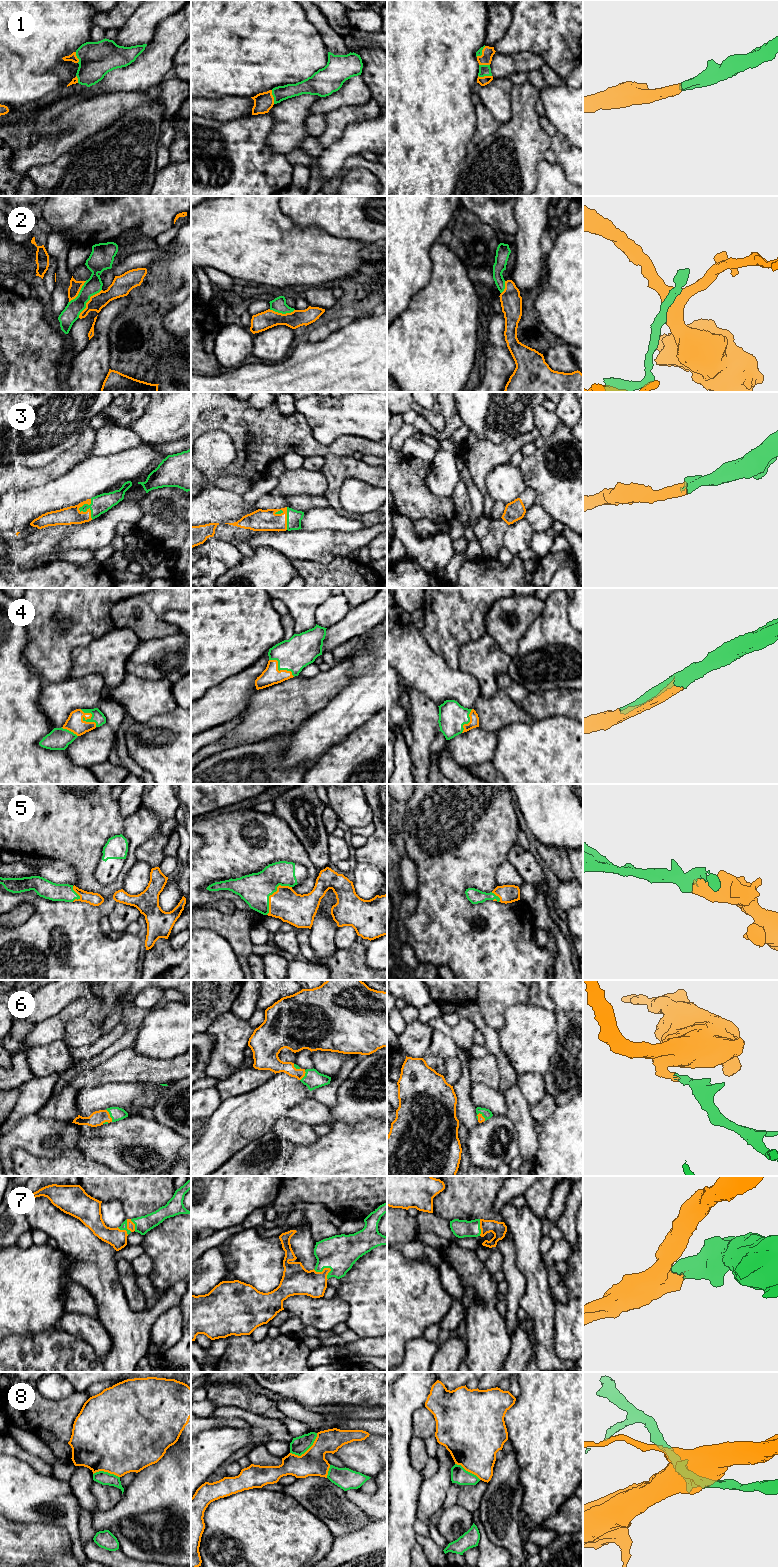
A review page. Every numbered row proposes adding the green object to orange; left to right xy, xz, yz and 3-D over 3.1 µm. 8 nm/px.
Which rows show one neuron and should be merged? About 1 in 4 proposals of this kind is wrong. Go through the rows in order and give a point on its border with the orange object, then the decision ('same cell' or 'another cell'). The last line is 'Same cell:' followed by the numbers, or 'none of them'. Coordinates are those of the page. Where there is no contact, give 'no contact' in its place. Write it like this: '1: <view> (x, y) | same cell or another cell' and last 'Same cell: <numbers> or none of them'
1: xz (273, 97) | same cell
2: xy (87, 302) | another cell
3: xy (81, 511) | same cell
4: xy (89, 718) | same cell
5: xz (273, 893) | same cell
6: xy (109, 1115) | same cell
7: xz (323, 1270) | same cell
8: xz (307, 1450) | another cell
Same cell: 1, 3, 4, 5, 6, 7

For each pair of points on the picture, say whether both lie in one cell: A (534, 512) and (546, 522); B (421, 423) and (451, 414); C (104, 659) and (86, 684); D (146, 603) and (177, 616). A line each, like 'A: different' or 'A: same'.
A: same
B: same
C: different
D: different

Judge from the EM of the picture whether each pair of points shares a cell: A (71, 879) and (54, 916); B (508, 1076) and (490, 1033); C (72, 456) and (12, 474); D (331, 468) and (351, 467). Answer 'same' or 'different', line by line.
A: different
B: same
C: same
D: same

